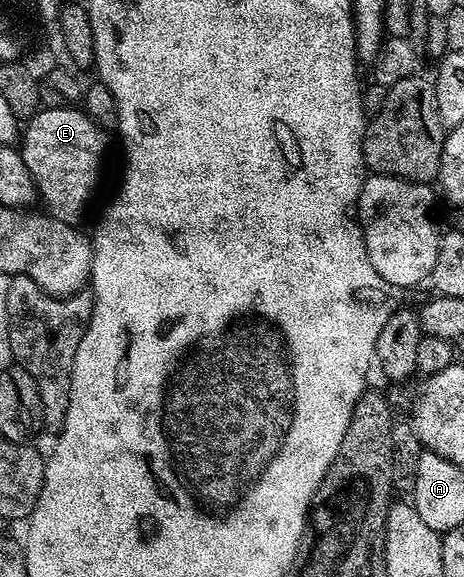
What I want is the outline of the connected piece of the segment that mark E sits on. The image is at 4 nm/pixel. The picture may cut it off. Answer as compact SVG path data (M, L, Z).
M79 107L62 109L40 108L26 122L21 133L21 152L29 175L33 175L35 187L51 216L79 223L91 196L99 189L103 177L103 156L107 153L104 130L92 123Z

